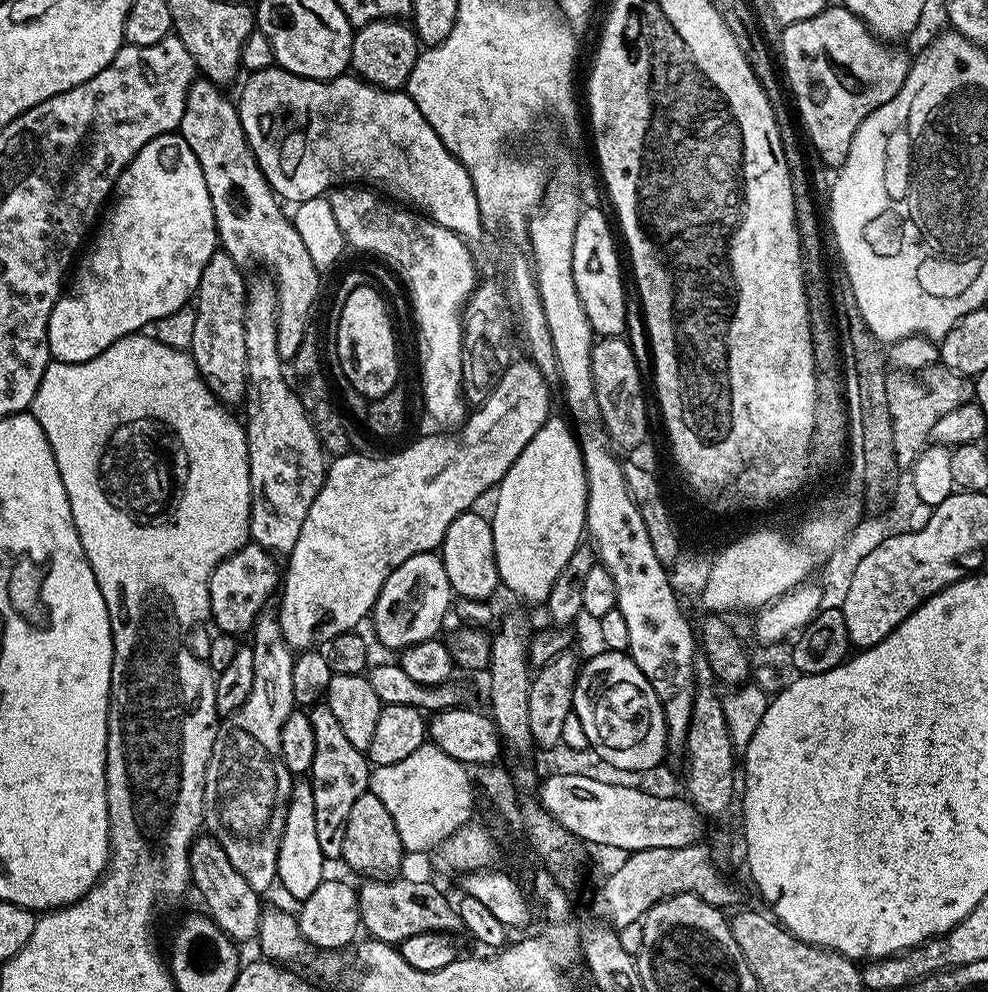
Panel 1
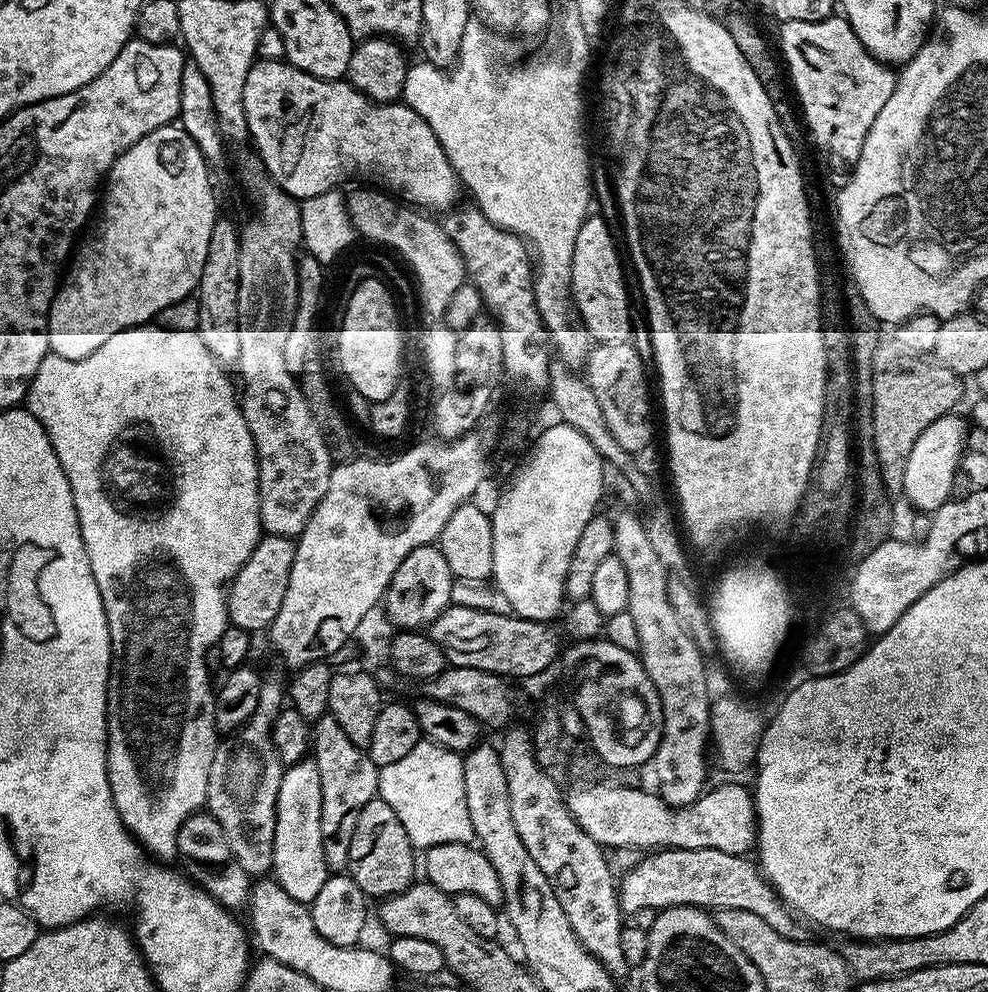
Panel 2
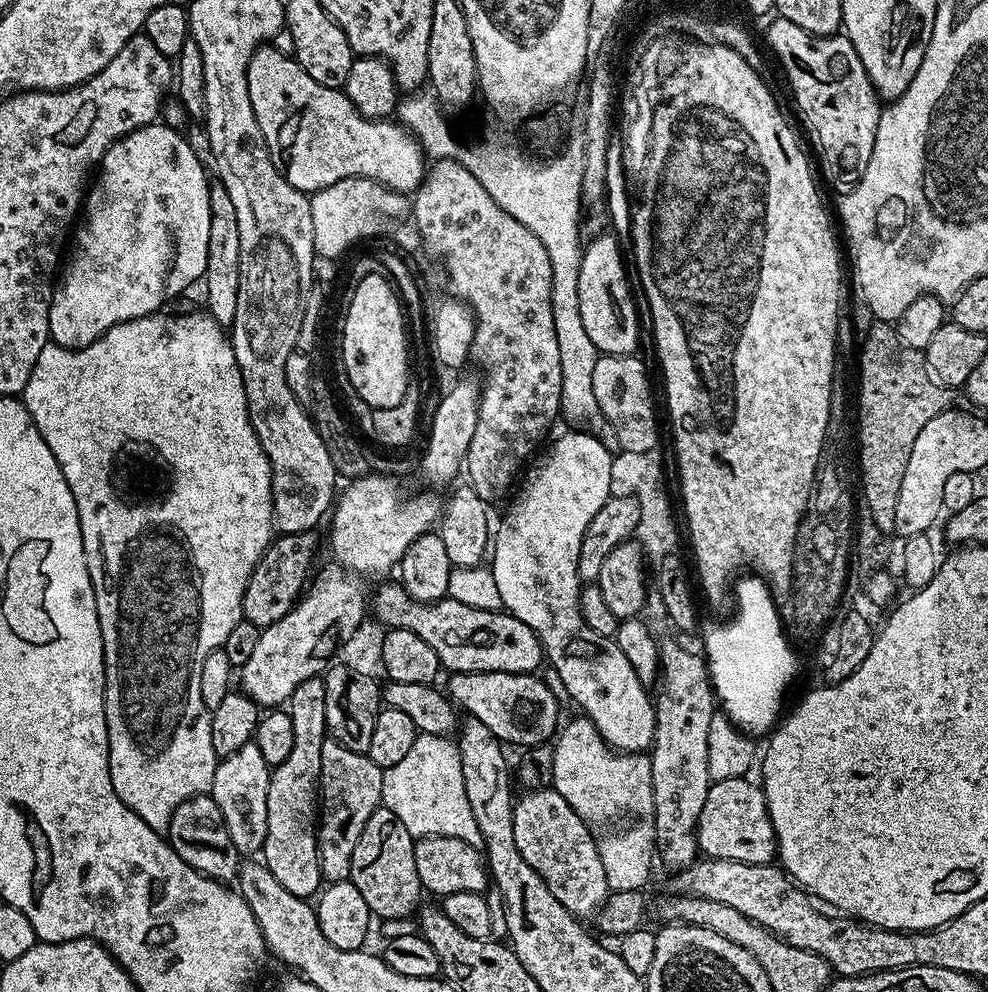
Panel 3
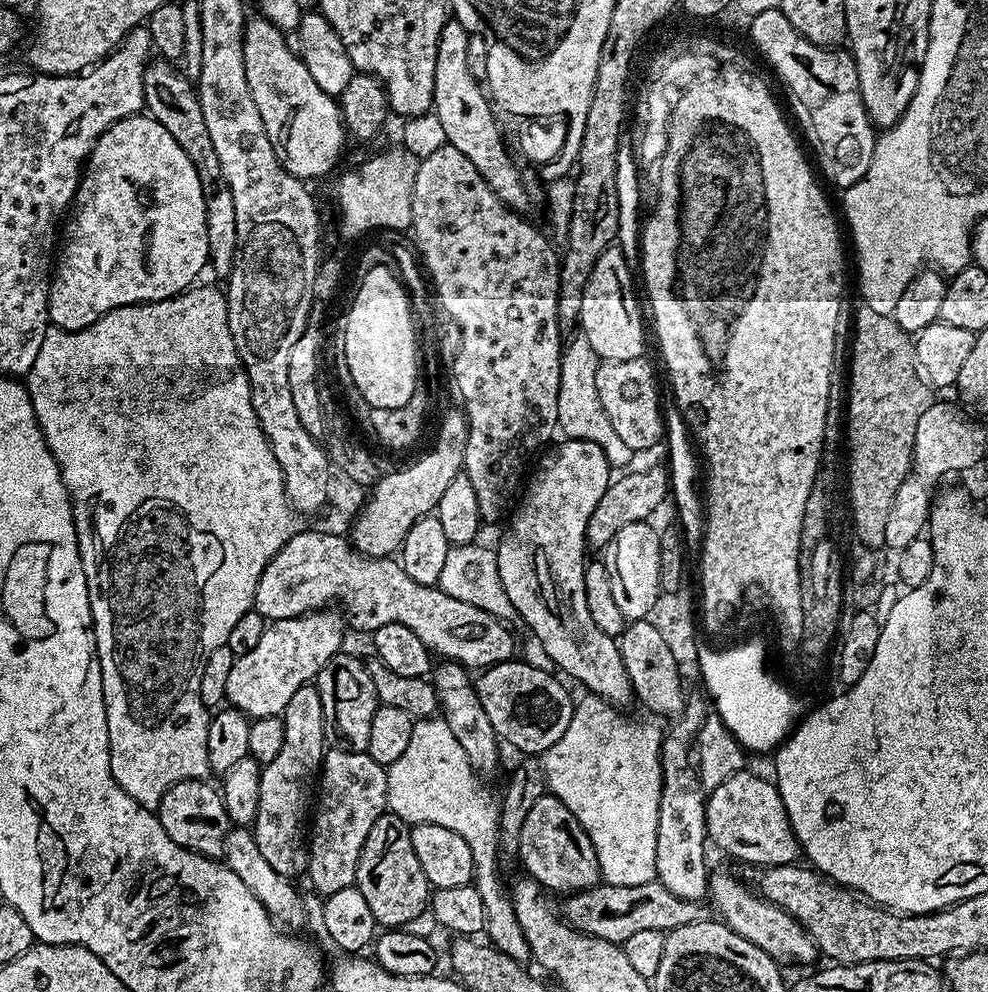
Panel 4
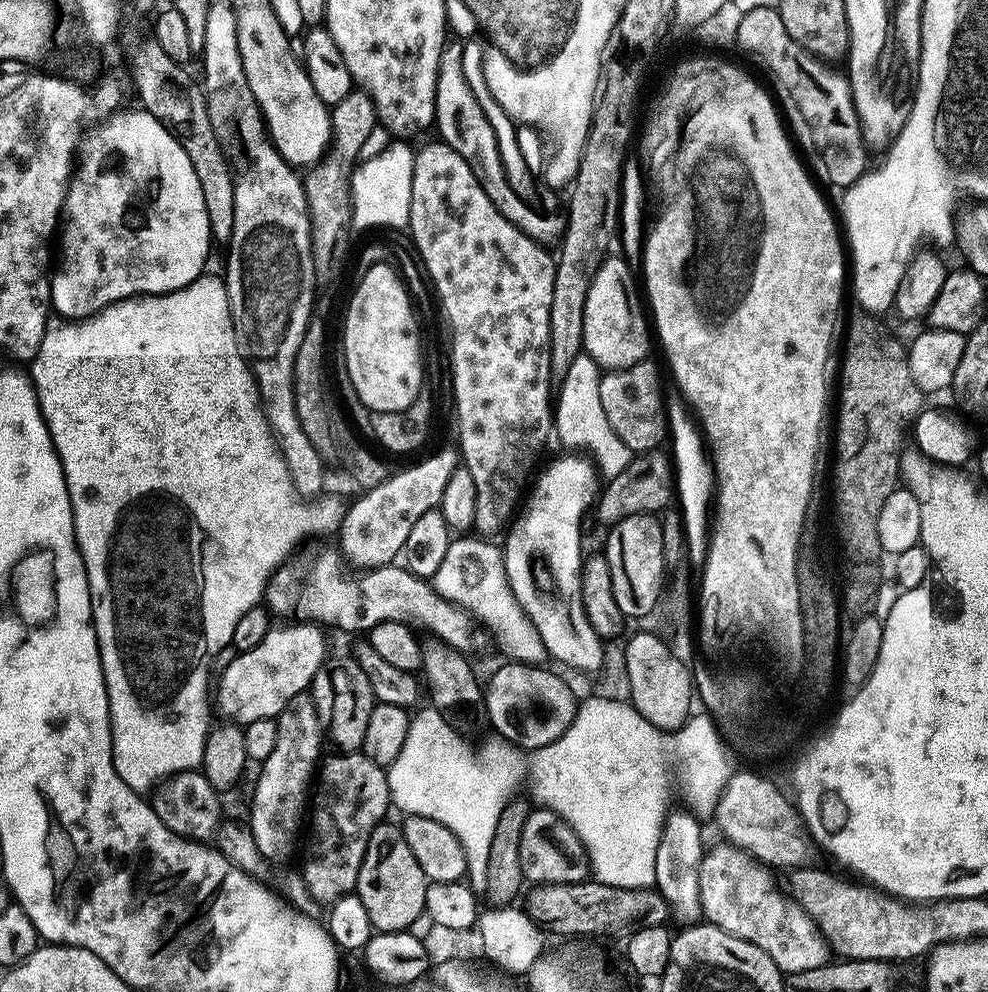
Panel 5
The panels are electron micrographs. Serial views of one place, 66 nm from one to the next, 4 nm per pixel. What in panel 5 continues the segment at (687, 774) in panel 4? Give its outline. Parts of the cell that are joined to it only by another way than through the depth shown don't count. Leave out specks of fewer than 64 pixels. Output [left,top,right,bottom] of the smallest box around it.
[655,815,706,929]

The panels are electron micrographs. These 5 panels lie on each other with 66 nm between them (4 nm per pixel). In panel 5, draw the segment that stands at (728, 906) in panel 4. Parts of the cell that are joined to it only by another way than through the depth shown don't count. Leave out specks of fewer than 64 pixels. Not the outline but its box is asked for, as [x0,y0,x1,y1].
[698,843,829,973]

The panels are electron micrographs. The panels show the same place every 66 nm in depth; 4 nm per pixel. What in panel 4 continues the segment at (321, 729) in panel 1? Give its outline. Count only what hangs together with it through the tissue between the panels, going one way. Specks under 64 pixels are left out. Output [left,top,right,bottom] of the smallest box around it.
[306,747,388,898]

